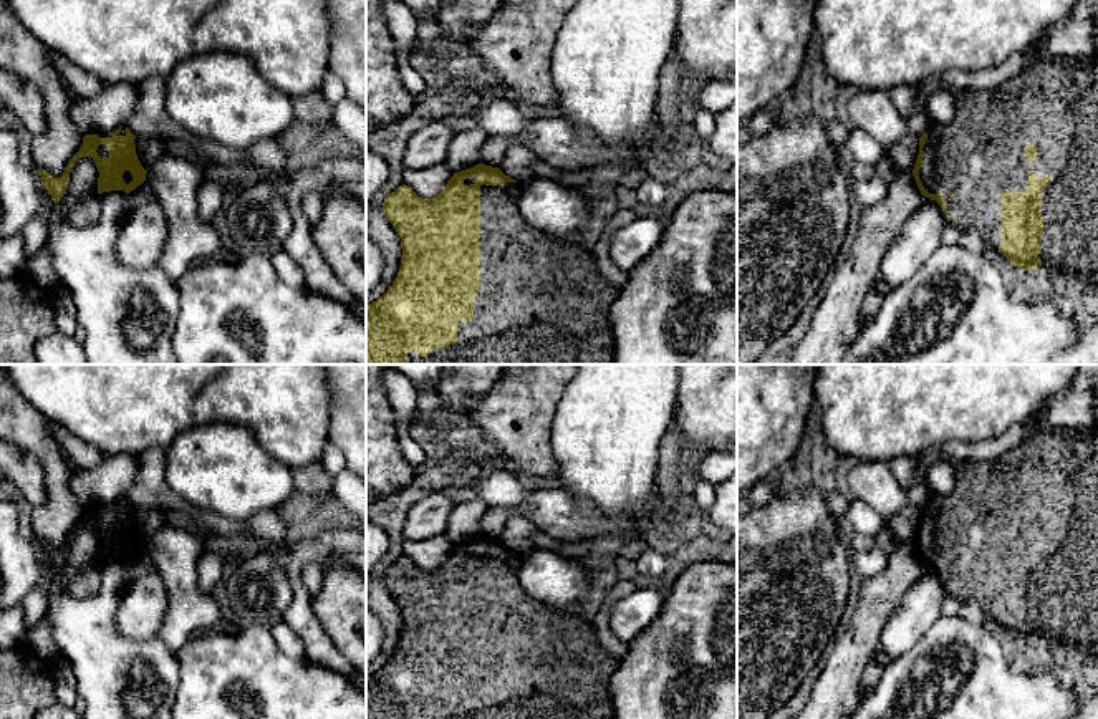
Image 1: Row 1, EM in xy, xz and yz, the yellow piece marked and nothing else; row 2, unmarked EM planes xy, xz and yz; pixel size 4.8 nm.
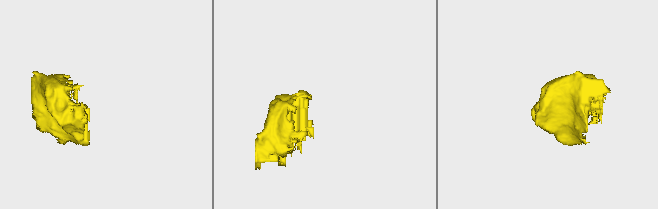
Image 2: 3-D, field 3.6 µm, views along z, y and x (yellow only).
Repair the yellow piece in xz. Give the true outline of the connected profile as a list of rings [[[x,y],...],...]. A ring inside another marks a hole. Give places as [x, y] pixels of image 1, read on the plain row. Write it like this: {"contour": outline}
{"contour": [[[480,533],[470,540],[454,543],[434,570],[419,568],[406,555],[386,567],[383,581],[401,610],[402,628],[397,648],[389,661],[376,673],[366,676],[366,719],[614,719],[609,679],[618,661],[598,643],[588,620],[573,616],[566,621],[550,606],[530,598],[523,591],[518,583],[520,560],[522,555],[505,547],[498,538]]]}

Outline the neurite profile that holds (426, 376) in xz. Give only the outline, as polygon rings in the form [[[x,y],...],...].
[[[391,364],[396,371],[409,378],[416,388],[436,393],[436,384],[444,364]]]

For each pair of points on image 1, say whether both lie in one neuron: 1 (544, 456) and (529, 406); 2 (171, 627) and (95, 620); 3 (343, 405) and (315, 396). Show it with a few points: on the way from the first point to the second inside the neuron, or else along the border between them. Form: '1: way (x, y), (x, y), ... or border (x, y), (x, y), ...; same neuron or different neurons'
1: way (532, 444), (529, 441), (529, 418); same neuron
2: border (156, 635), (176, 653); different neurons
3: border (327, 381), (332, 391), (328, 439); different neurons

